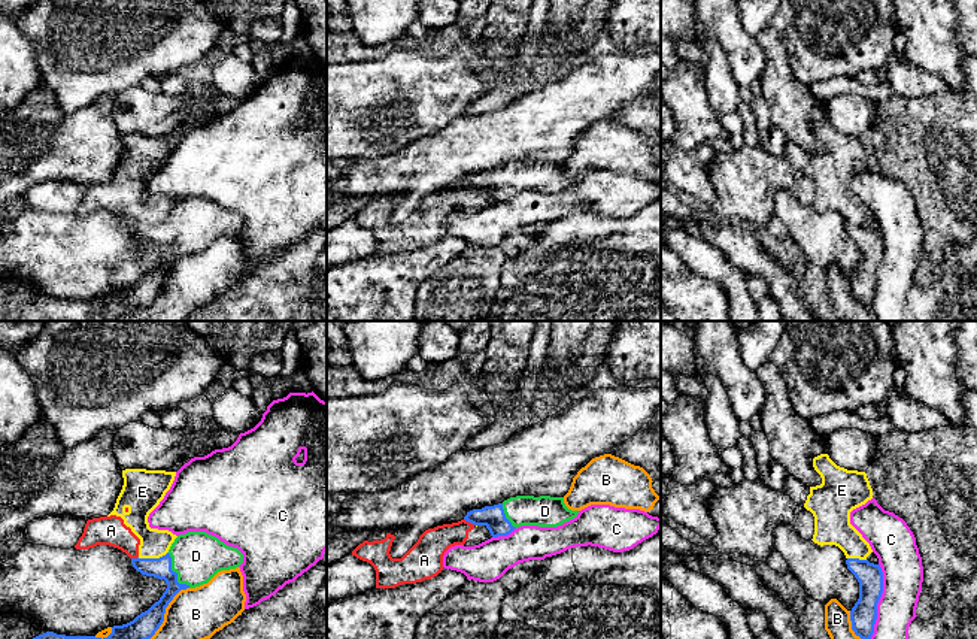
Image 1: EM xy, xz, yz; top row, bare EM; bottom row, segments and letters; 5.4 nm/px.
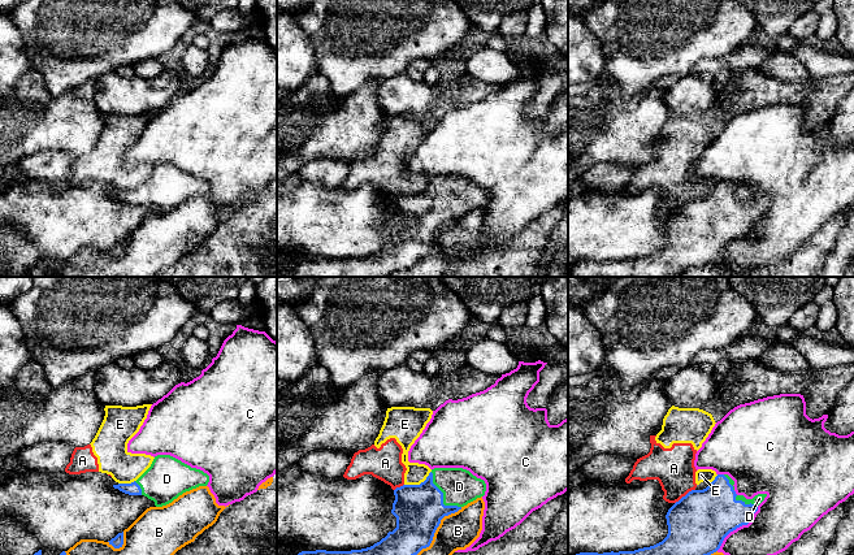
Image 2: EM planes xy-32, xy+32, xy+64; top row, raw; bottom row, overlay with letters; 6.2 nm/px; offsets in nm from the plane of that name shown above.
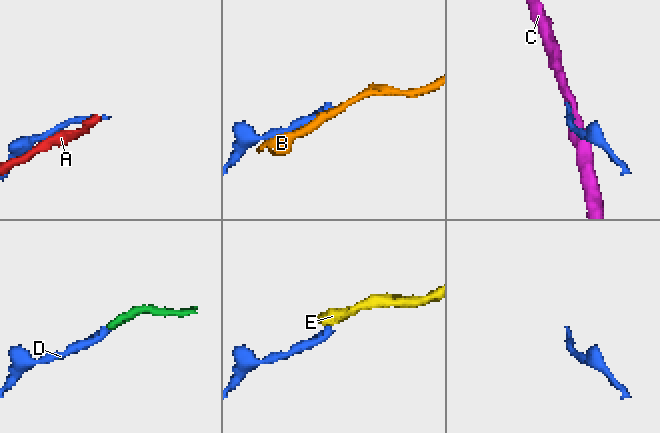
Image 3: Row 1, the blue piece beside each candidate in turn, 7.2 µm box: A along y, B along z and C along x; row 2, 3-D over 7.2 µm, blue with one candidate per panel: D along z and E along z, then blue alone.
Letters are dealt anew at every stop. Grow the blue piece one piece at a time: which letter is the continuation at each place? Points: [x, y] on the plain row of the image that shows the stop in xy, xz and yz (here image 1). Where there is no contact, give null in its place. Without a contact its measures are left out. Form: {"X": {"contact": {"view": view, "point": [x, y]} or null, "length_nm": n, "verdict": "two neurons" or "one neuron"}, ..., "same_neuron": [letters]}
{"A": {"contact": {"view": "xz", "point": [470, 187]}, "length_nm": 70, "verdict": "two neurons"}, "B": {"contact": {"view": "xy", "point": [155, 296]}, "length_nm": 600, "verdict": "two neurons"}, "C": {"contact": {"view": "yz", "point": [877, 267]}, "length_nm": 420, "verdict": "two neurons"}, "D": {"contact": {"view": "xy", "point": [176, 239]}, "length_nm": 220, "verdict": "one neuron"}, "E": {"contact": {"view": "xy", "point": [152, 224]}, "length_nm": 170, "verdict": "two neurons"}, "same_neuron": ["D"]}

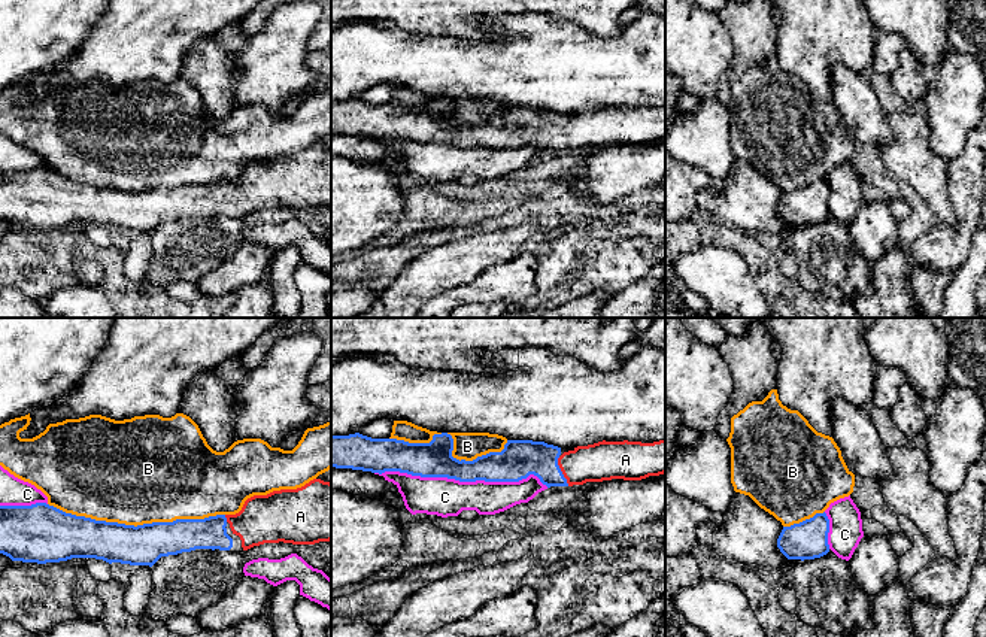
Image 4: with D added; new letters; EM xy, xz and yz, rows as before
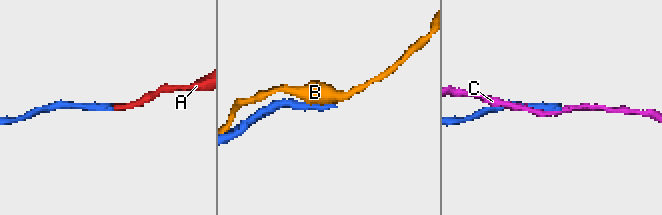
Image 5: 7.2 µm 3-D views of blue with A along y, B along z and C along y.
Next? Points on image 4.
{"A": {"contact": {"view": "xz", "point": [561, 137]}, "length_nm": 170, "verdict": "one neuron"}, "B": {"contact": {"view": "xy", "point": [137, 191]}, "length_nm": 950, "verdict": "two neurons"}, "C": {"contact": {"view": "xz", "point": [461, 146]}, "length_nm": 950, "verdict": "two neurons"}, "same_neuron": ["A"]}

